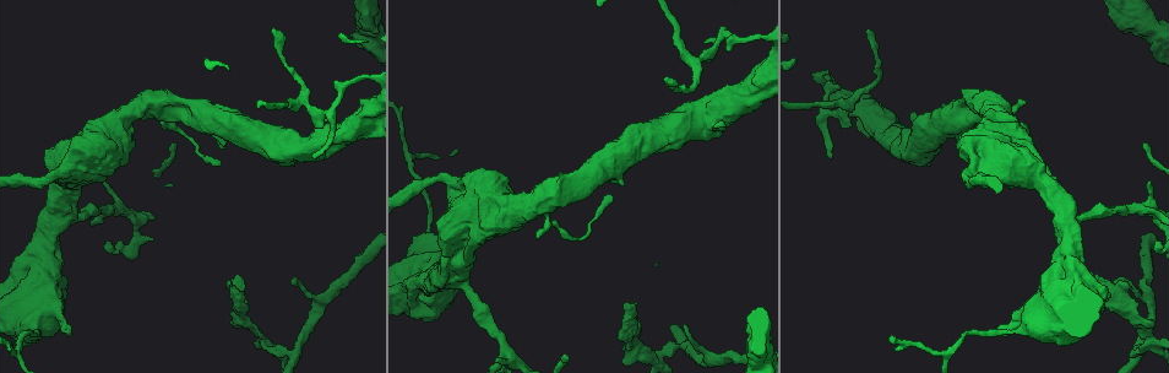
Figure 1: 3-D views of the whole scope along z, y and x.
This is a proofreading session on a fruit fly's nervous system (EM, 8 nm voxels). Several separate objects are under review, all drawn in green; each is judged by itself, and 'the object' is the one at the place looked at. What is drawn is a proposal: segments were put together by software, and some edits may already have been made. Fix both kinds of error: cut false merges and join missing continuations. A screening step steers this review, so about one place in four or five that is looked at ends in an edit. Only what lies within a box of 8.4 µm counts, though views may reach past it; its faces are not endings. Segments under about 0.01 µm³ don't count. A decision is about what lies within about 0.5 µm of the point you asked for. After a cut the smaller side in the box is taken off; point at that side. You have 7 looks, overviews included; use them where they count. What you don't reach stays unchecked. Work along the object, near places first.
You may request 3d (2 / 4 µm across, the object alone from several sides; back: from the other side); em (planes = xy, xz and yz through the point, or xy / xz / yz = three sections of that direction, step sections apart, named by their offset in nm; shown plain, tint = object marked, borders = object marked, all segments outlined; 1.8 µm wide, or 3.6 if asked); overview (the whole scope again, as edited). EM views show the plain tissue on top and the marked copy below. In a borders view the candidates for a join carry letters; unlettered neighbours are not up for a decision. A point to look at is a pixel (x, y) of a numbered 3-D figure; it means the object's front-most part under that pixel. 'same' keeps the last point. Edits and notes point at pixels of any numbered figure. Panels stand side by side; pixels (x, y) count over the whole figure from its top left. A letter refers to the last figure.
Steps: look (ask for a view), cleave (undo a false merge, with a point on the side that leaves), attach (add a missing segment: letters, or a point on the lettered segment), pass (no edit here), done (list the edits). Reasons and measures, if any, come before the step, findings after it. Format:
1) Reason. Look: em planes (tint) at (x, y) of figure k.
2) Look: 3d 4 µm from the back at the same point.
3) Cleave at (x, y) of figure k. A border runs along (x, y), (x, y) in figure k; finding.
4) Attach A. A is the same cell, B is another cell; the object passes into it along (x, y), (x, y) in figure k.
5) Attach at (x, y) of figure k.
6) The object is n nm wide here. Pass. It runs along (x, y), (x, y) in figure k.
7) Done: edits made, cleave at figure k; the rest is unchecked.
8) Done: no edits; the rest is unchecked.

Sharp bend. Look: em planes (tint) at (294, 355) of figure 1.

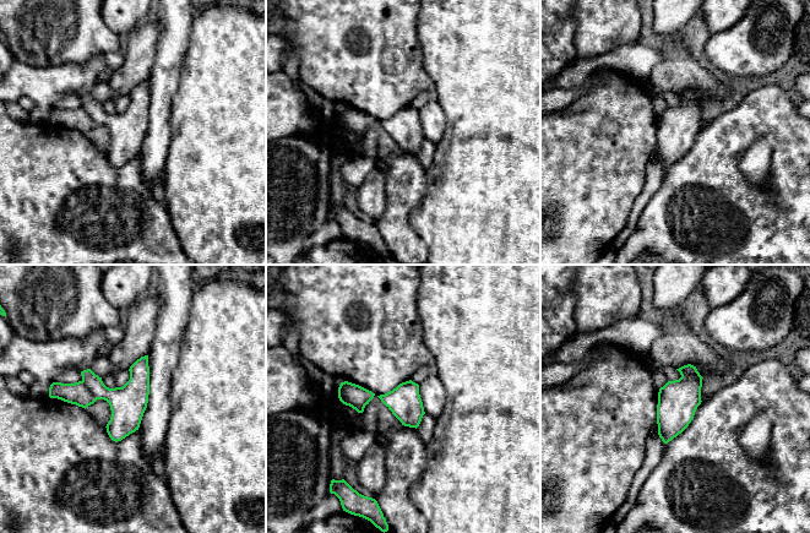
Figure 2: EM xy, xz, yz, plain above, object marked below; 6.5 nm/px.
See the neighbours. Look: em planes (borders) at the same point.

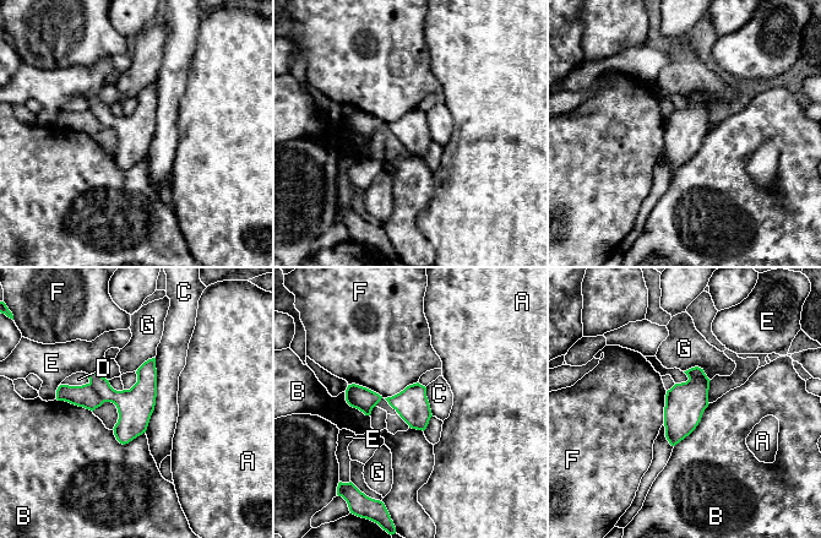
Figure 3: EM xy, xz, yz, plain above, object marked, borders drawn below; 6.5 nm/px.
Cleave at (85, 396) of figure 3. A, B, C, D, E, F and G are other cells; a border runs along (88, 384), (104, 401) in figure 3; two neurons meet here.

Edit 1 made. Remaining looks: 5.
Sharp bend. Look: em yz step 8 (tint) at (305, 101) of figure 1.

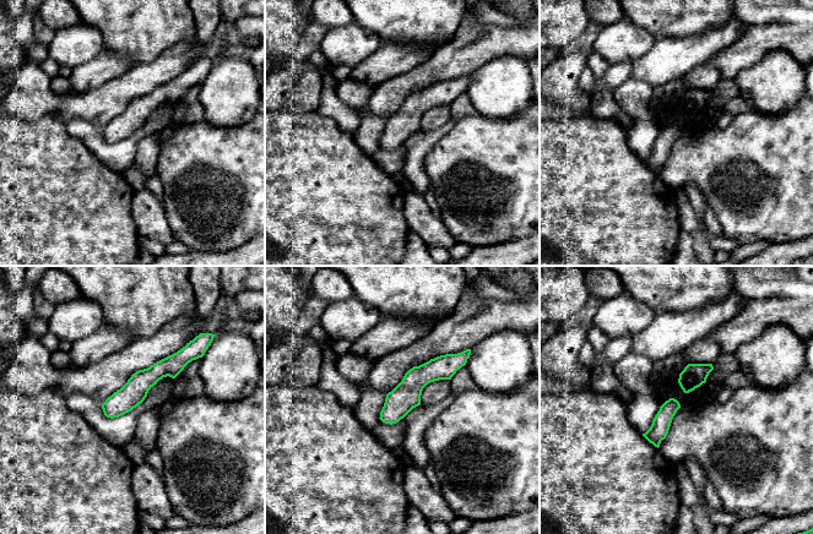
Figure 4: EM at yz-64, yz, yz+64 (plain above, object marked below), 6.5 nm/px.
Look: em planes (borders) at the same point.

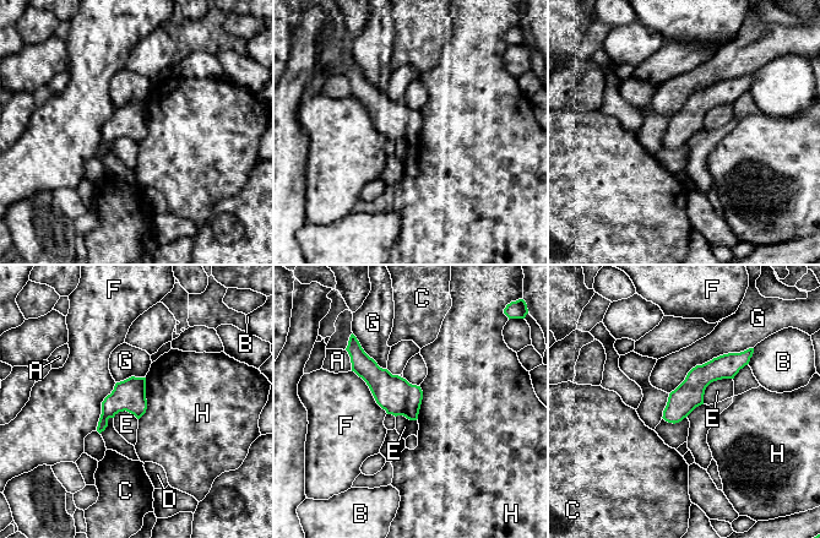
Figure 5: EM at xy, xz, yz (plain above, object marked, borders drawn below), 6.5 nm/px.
Pass. A, B, C, D, E, F, G and H are other cells; one neuron here.

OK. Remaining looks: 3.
Done: edits made, cleave at figure 3; the rest is unchecked.

